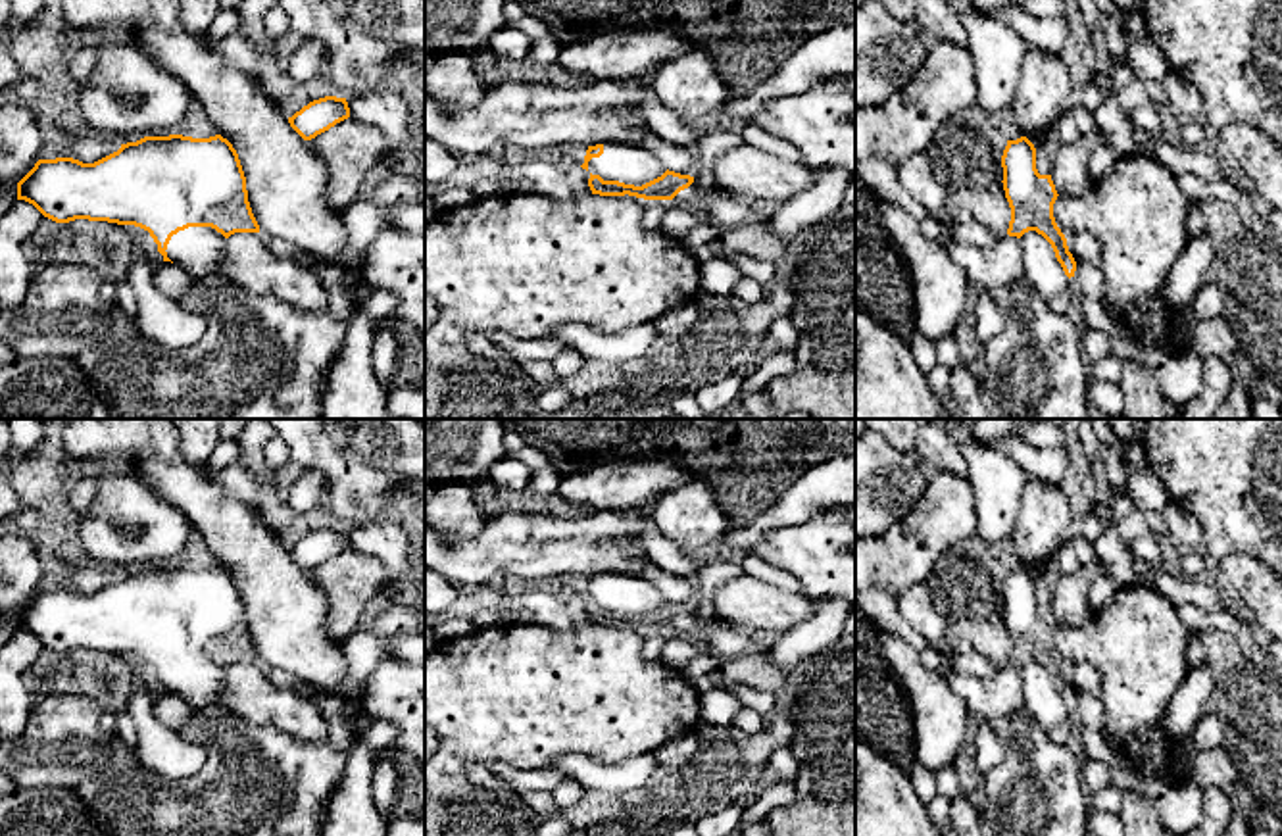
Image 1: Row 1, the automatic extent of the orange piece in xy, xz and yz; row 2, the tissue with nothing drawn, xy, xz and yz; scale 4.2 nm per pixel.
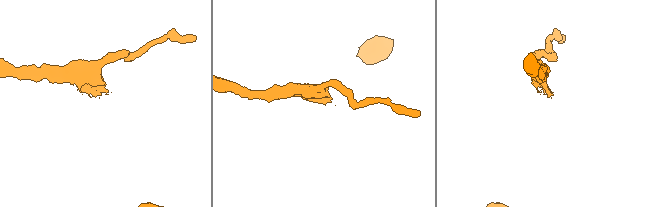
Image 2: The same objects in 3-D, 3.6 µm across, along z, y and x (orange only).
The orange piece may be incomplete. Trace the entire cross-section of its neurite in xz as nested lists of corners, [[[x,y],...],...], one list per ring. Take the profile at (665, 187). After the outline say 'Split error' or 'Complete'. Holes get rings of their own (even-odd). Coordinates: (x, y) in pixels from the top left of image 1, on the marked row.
[[[605,142],[588,146],[584,163],[588,186],[600,196],[636,196],[644,200],[673,200],[694,183],[694,177],[669,171],[650,150]]]. Split error

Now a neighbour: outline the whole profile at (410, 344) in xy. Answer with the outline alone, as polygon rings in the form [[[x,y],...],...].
[[[394,321],[392,331],[396,338],[392,388],[425,392],[425,336],[406,321]]]

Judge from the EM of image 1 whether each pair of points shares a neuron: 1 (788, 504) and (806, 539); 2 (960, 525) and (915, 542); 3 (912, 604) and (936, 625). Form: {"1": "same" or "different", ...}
{"1": "different", "2": "same", "3": "same"}

